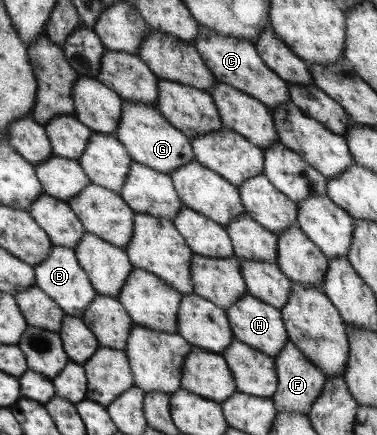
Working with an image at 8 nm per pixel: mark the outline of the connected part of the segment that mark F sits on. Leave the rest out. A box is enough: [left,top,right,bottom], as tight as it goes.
[270,340,325,415]

